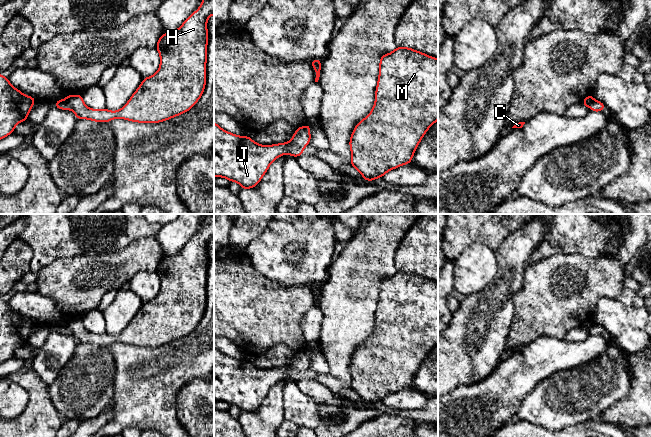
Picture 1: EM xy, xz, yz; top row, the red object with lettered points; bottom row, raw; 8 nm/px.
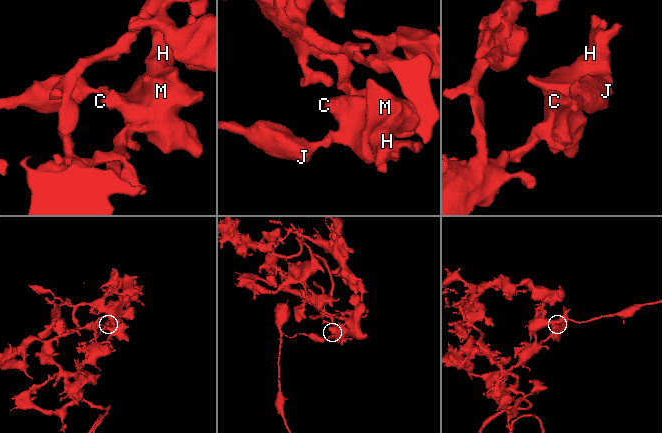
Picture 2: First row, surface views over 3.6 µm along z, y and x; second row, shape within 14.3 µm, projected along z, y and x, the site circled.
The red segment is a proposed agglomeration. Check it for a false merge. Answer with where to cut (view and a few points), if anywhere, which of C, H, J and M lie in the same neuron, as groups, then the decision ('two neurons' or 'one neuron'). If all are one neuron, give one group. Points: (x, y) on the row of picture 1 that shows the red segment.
cut in xz along (290, 142), (302, 148); C H M / J; two neurons

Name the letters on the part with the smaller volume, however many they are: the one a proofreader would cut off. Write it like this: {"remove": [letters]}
{"remove": ["J"]}

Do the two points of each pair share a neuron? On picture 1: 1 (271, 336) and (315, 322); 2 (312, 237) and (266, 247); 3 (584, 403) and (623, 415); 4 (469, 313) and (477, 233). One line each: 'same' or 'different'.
1: different
2: same
3: different
4: different

